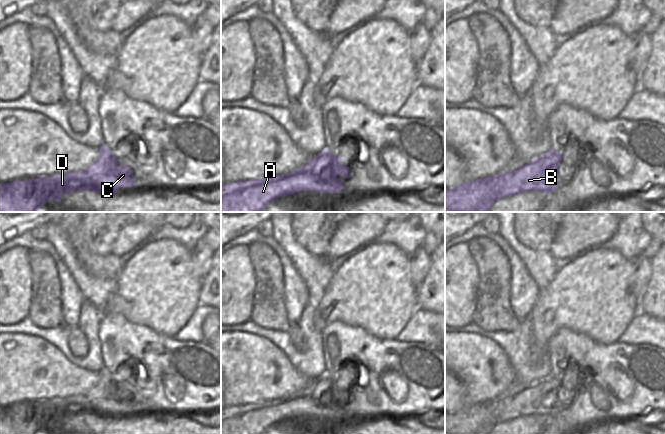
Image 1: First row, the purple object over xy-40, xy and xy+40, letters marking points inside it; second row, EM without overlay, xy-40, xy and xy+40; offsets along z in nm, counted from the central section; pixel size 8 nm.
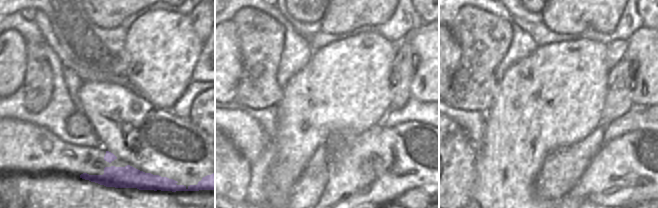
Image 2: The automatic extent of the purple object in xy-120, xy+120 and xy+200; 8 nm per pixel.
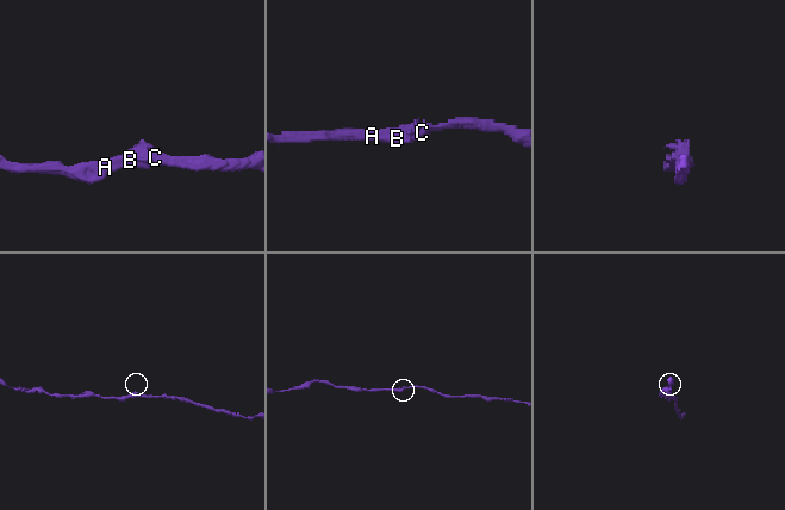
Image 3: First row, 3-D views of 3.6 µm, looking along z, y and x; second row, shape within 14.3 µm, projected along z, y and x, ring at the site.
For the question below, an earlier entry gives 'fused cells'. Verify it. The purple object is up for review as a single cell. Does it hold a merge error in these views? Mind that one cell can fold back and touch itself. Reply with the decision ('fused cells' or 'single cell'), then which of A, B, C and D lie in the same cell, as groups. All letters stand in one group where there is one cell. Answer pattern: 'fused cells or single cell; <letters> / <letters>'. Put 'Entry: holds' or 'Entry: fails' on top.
Entry: fails
single cell; A B C D

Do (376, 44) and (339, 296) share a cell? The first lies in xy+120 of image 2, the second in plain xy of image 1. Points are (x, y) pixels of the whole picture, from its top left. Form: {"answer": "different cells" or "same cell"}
{"answer": "same cell"}

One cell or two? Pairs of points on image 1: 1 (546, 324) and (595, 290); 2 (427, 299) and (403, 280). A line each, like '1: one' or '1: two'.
1: one
2: two

